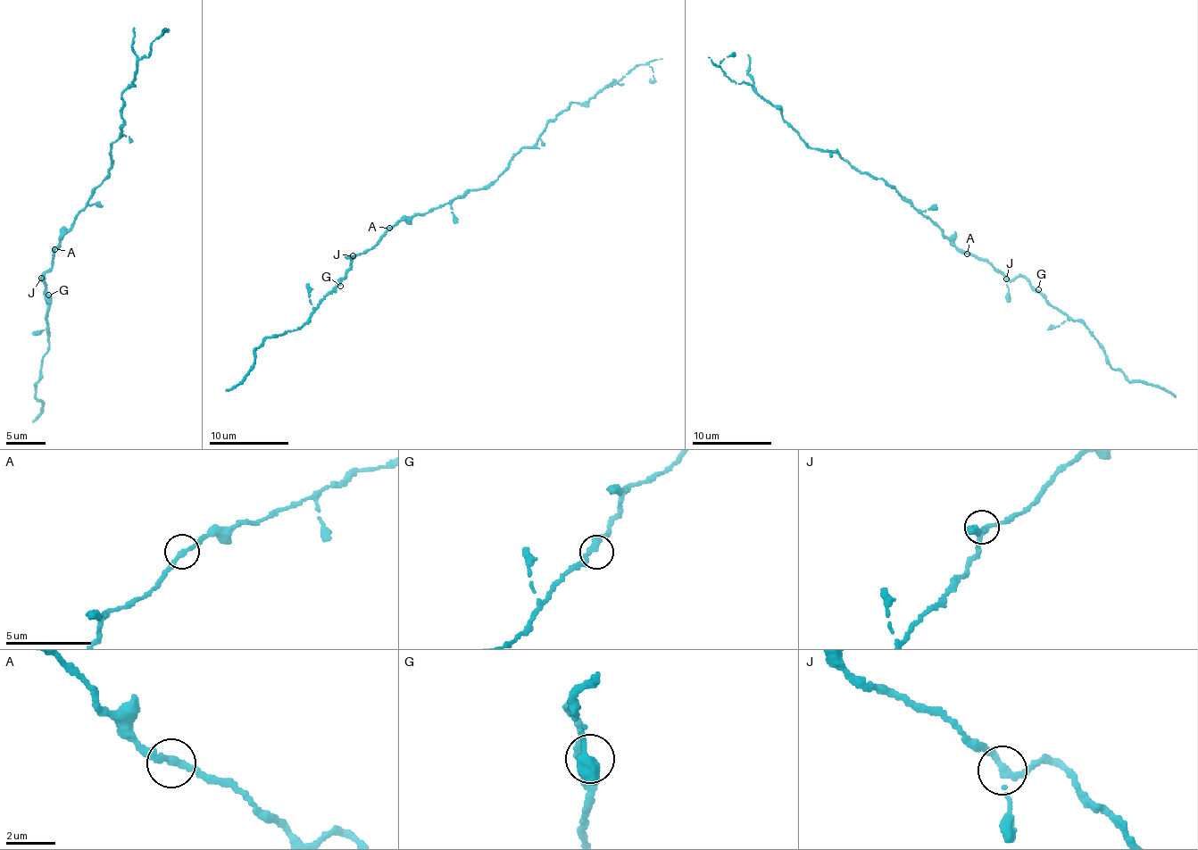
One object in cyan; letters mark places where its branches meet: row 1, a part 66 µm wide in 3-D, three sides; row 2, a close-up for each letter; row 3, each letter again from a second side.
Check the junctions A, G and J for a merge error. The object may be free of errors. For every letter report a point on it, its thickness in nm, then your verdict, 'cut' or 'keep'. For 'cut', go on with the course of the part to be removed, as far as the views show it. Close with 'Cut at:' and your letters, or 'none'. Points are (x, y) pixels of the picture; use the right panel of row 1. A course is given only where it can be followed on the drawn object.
A: at (967, 254); 300 nm thick; keep
G: at (1038, 289); 300 nm thick; keep
J: at (1006, 279); 280 nm thick; keep
Cut at: none

